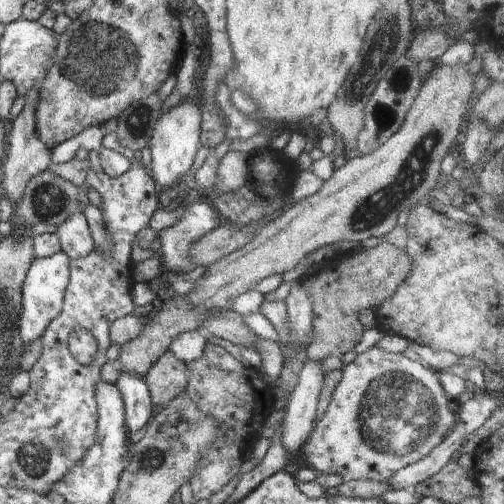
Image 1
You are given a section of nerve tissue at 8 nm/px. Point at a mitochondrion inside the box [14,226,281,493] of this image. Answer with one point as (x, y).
(36, 453)

